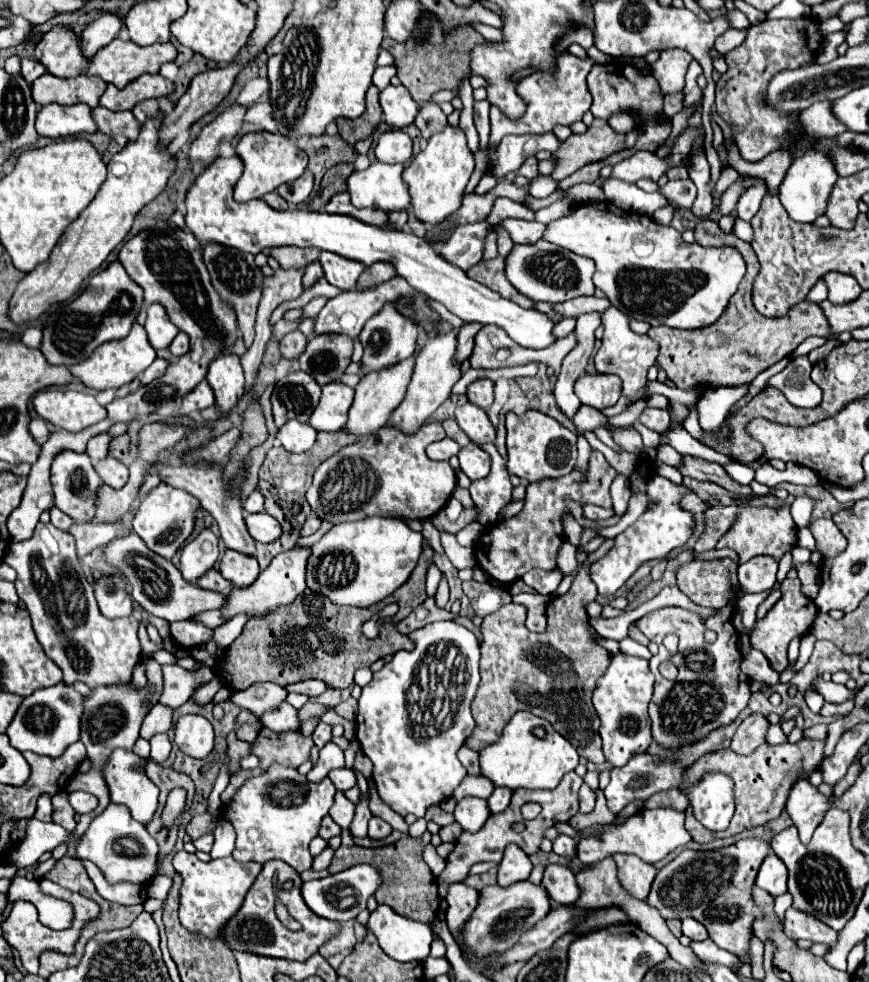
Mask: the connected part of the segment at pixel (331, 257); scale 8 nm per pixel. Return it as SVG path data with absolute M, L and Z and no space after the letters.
M321 252L319 262L323 266L327 282L341 290L353 290L357 284L357 278L363 272L363 266L359 262L347 260L343 256L335 256L333 252Z

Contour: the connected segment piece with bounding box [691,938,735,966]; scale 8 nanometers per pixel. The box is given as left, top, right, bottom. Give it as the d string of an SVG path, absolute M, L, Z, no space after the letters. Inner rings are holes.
M701 940L700 942L692 941L691 950L697 954L697 958L701 960L711 960L711 962L717 962L717 964L727 964L727 966L733 966L735 964L735 956L731 956L729 952L721 950L713 940Z

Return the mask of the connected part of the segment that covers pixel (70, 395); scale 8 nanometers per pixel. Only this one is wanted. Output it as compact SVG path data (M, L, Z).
M71 390L39 392L33 398L33 408L55 428L69 432L79 432L91 424L101 422L107 416L105 408L95 400L95 396Z

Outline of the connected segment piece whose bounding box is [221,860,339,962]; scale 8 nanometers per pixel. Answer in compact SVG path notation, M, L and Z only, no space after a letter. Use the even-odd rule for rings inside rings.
M281 860L277 862L267 862L263 864L261 874L257 876L257 880L253 882L253 886L249 888L241 908L227 920L227 924L223 926L223 942L237 952L251 952L257 956L269 956L269 958L285 958L285 960L307 960L309 956L313 956L321 944L327 942L327 938L331 938L339 924L337 922L329 922L323 920L319 916L315 916L307 904L303 904L303 898L299 896L299 888L301 888L301 878L299 874L295 874L291 868L287 868L287 864L283 864ZM291 880L293 888L291 890L283 890L283 884ZM275 898L279 898L287 908L289 914L303 926L299 932L291 932L287 930L275 916ZM309 928L315 928L313 934L309 934Z

